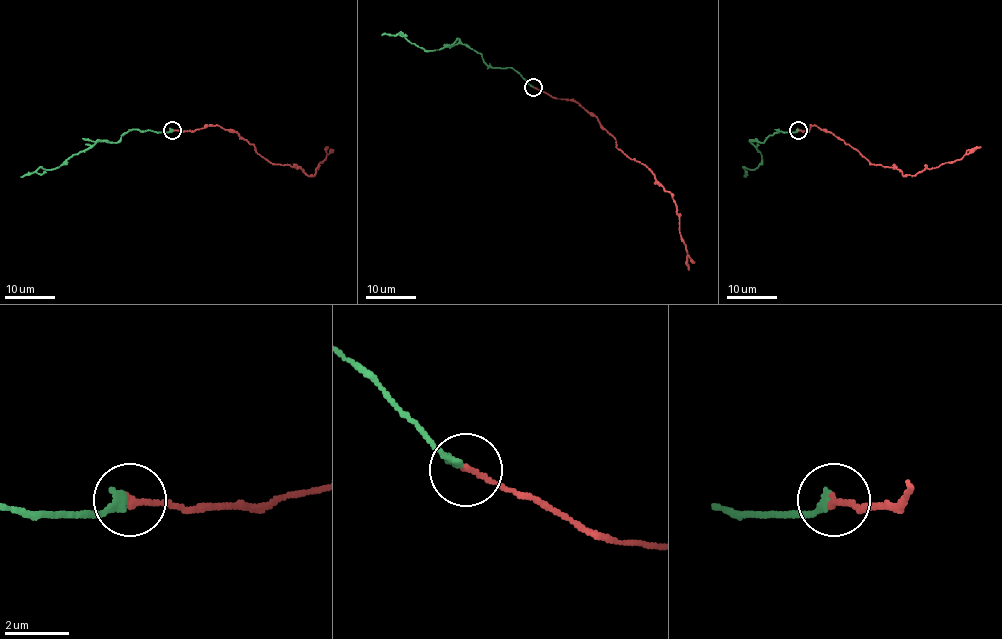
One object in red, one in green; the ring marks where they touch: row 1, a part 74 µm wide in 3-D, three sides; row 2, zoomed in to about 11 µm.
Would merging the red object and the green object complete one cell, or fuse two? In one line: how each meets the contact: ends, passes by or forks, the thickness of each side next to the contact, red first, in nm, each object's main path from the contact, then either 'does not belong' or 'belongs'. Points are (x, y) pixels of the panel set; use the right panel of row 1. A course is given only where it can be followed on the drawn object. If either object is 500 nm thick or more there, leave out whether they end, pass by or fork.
red ends; green ends; calibres 170 and 240 nm; course red (798, 129), (827, 129), (871, 163), (896, 167), (903, 176), (960, 160), (981, 147); course green (798, 129), (778, 129), (763, 142), (751, 142), (760, 152), (761, 162), (754, 170), (744, 168), (745, 177); belongs

